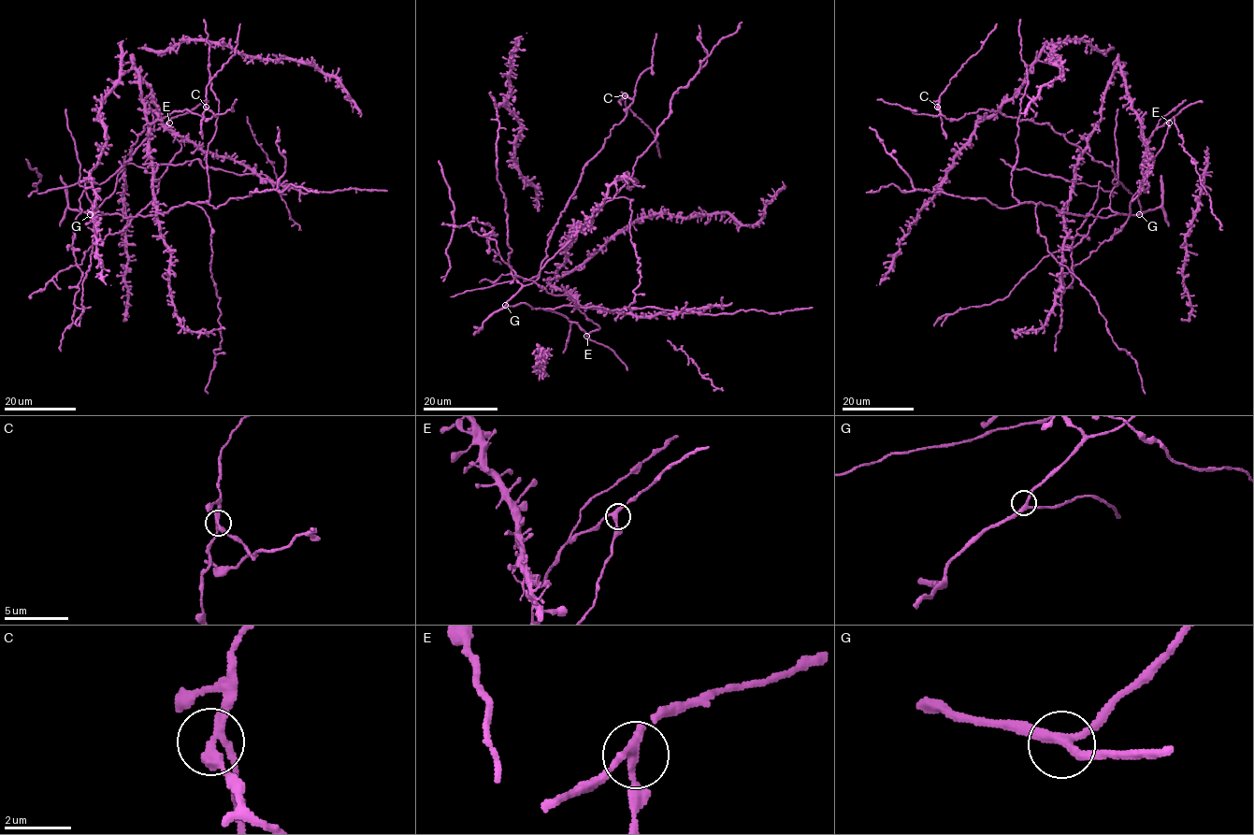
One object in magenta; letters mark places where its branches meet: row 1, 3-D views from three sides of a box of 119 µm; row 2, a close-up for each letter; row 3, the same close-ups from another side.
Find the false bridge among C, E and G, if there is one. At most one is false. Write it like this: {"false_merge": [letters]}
{"false_merge": ["C"]}

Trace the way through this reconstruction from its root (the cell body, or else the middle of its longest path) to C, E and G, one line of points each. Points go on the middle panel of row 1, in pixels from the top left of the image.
C: (570, 306), (507, 306), (522, 285), (511, 274), (494, 283), (540, 272), (583, 167), (633, 101), (625, 95)
E: (570, 306), (544, 309), (562, 314), (569, 322), (574, 322), (586, 336)
G: (570, 306), (533, 309), (525, 303), (505, 305)

